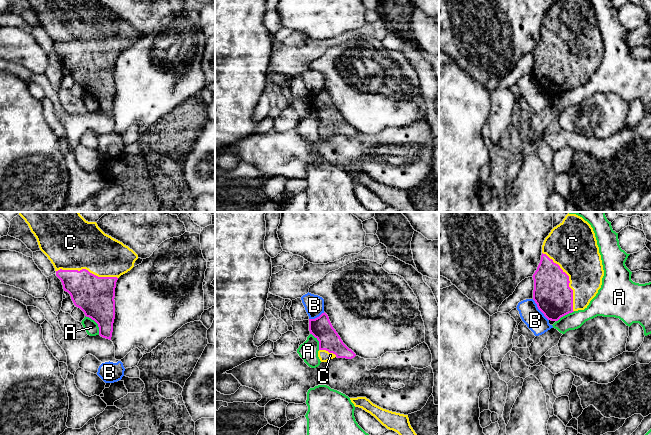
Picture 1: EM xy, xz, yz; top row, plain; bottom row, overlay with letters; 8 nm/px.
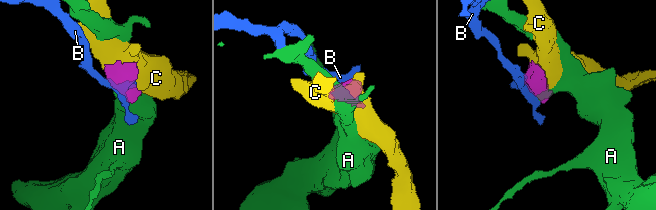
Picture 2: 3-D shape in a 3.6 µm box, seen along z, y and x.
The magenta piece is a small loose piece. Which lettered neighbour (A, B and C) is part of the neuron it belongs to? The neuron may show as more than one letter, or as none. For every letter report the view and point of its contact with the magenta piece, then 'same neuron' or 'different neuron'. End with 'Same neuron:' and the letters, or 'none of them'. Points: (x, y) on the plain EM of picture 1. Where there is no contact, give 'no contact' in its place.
A: xy (96, 98) | different neuron
B: yz (539, 85) | different neuron
C: yz (568, 56) | same neuron
Same neuron: C

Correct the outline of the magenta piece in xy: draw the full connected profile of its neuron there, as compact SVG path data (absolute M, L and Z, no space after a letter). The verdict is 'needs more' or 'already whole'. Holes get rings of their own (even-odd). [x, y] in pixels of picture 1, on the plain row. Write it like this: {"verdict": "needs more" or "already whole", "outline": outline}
{"verdict": "needs more", "outline": "M28 0L28 2L36 13L40 26L53 40L56 52L61 56L64 67L70 70L74 81L98 100L101 113L111 116L115 95L116 58L121 51L134 43L138 31L122 18L105 10L97 0Z"}

